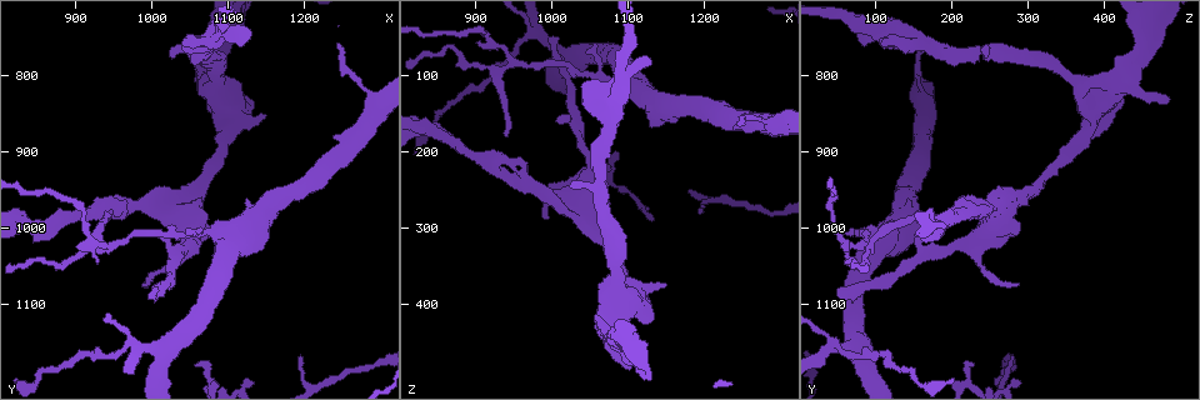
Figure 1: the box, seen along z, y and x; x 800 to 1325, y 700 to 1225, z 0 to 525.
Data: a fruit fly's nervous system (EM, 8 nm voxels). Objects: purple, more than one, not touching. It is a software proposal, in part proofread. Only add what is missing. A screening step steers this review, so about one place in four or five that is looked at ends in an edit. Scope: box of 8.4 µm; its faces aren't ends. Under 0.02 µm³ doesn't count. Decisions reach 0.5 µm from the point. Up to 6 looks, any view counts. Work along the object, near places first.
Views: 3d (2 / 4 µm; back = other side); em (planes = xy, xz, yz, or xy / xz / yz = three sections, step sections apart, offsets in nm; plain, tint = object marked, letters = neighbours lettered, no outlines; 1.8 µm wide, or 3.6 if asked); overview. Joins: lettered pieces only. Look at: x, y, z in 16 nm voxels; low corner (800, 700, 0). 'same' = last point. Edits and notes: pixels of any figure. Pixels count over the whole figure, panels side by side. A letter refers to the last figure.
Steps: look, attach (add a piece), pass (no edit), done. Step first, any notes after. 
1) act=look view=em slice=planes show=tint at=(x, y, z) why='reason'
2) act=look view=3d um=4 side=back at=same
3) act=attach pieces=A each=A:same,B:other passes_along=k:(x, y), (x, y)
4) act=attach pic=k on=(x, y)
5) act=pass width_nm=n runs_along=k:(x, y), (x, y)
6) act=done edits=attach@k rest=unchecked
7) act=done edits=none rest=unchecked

act=look view=em slice=yz step=8 show=letters at=(1040, 765, 105) why='branch stops here'

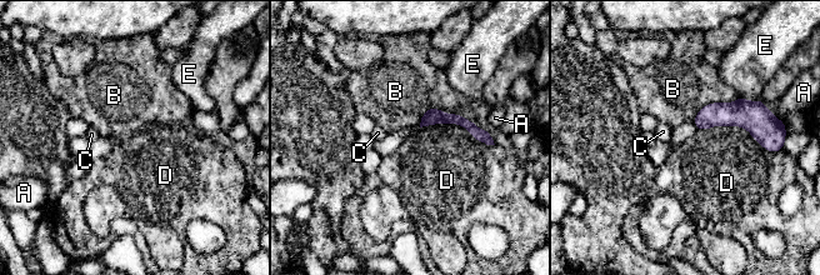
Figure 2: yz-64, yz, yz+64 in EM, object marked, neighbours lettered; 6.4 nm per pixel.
act=look view=em slice=planes show=letters at=same

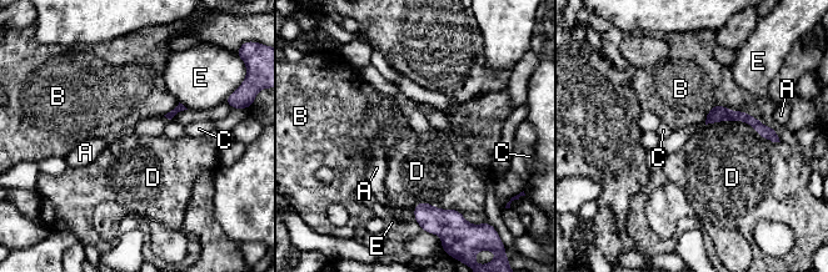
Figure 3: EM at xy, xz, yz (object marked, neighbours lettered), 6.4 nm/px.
act=pass each=A:other,B:other,C:other,D:other,E:other runs_along=3:(711, 114), (744, 116), (771, 136) found='none of them fits'

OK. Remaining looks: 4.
act=look view=em slice=yz step=16 show=letters at=(1240, 760, 165) why='an open end'

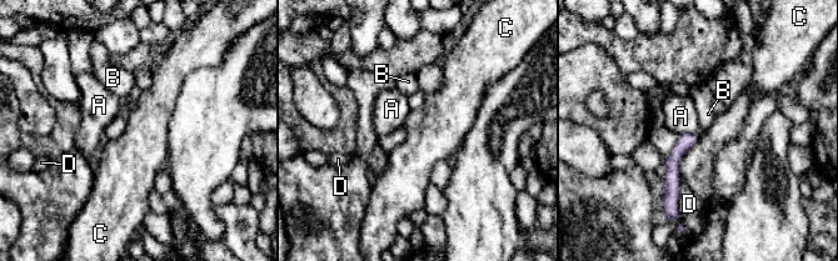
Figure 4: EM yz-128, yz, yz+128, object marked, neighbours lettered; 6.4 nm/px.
act=look view=em slice=planes show=letters at=same why='cut it another way'

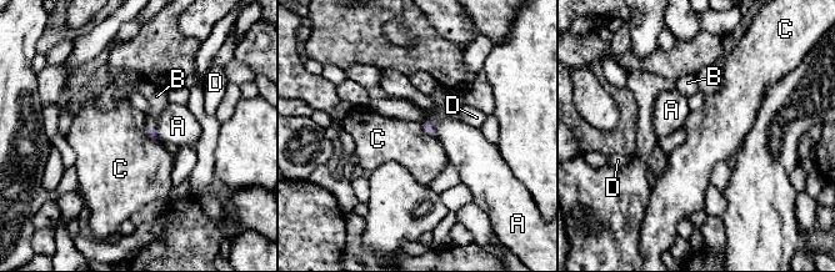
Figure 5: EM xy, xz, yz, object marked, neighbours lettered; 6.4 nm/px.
act=attach pieces=B each=A:other,B:same,C:other,D:other passes_along=5:(153, 134), (151, 129), (156, 96) found='it goes on there'

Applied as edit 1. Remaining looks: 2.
act=look view=em slice=planes show=letters at=(995, 1090, 50) why='thin end'

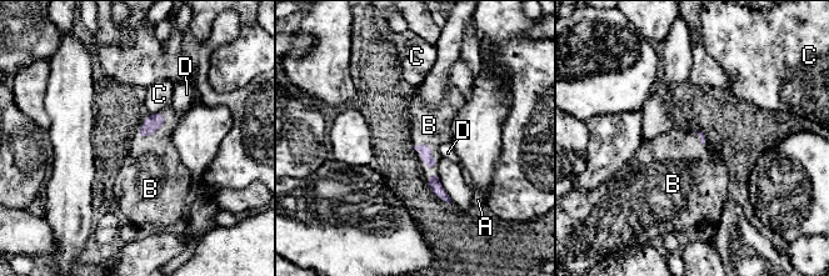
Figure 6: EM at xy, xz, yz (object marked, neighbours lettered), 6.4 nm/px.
act=attach pieces=B each=A:other,B:same,C:other,D:other passes_along=6:(153, 121), (154, 133), (153, 171) found='it goes on there'

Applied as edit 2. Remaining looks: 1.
act=done edits=attach@5,attach@6 rest=unchecked

